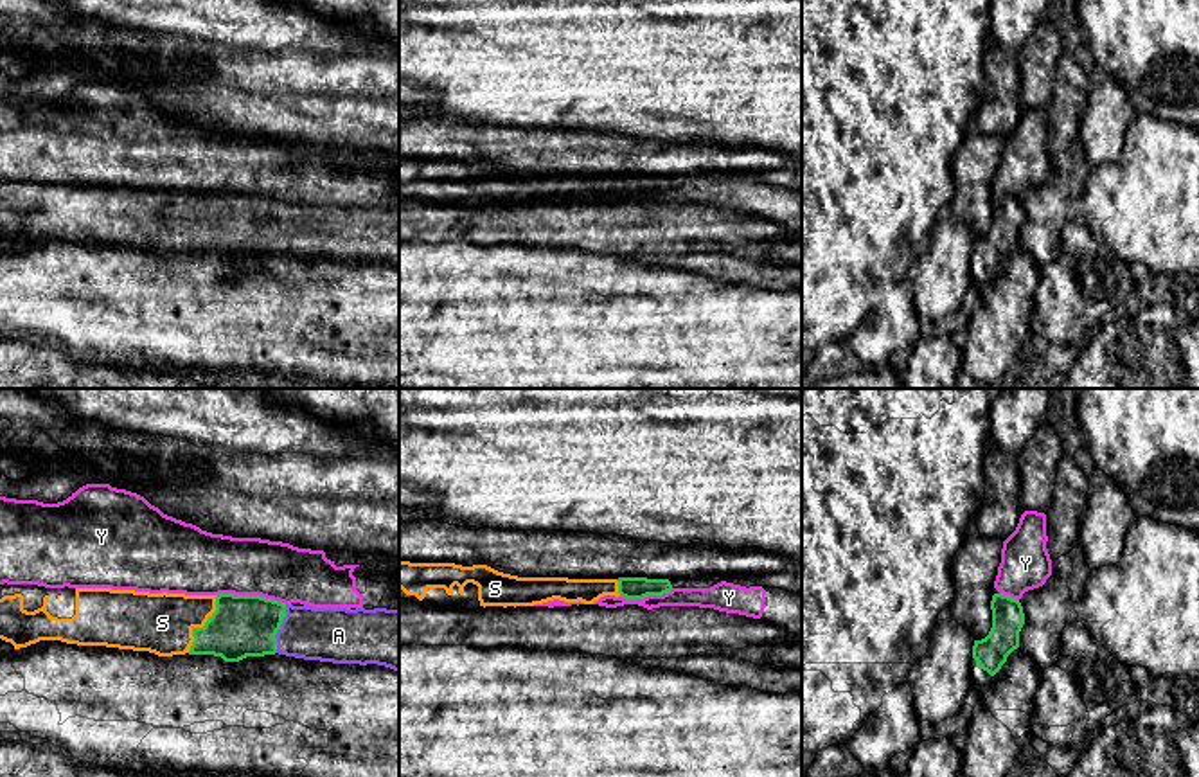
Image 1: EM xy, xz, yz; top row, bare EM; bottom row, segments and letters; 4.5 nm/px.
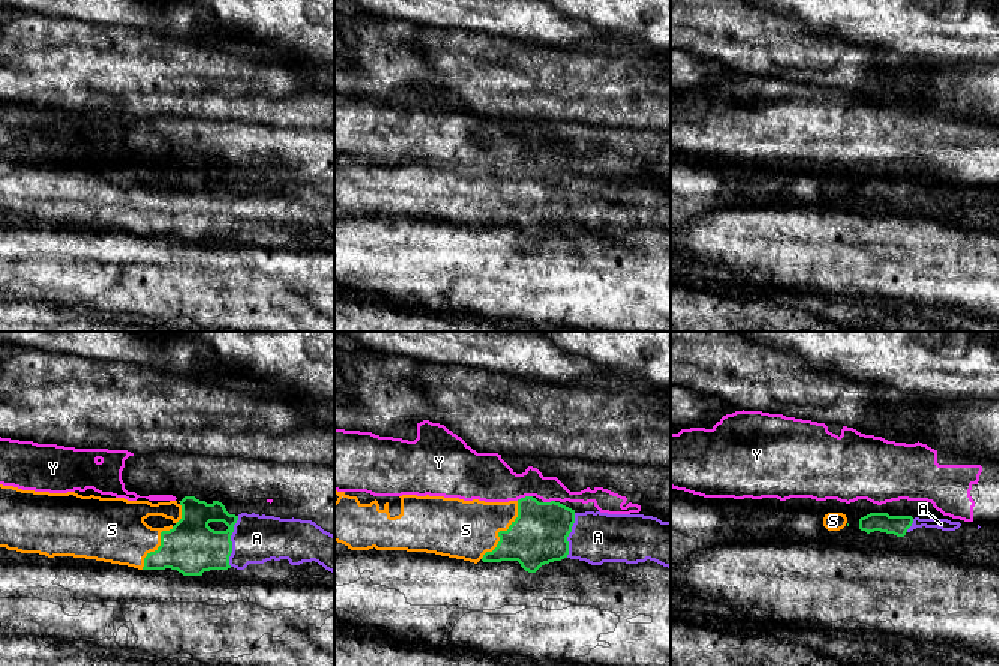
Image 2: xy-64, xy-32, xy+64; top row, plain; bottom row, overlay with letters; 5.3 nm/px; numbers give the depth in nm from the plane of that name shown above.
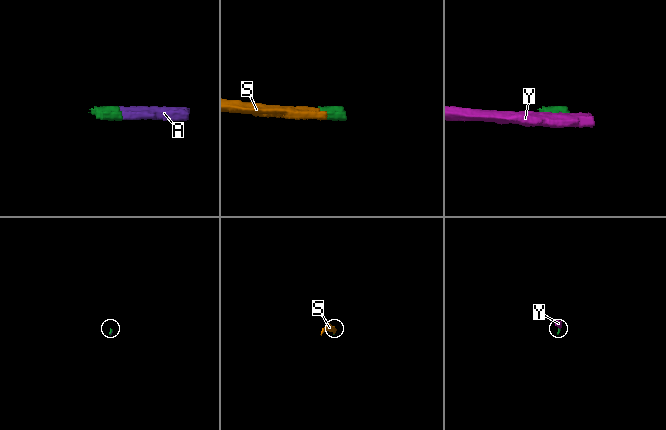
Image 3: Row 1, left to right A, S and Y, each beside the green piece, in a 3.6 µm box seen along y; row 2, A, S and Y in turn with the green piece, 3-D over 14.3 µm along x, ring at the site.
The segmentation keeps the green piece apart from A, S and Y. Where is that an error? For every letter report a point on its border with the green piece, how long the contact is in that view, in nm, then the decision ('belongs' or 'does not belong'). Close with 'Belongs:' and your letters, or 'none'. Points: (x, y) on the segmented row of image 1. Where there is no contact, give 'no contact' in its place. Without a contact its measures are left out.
A: xy (279, 628) | 220 nm | belongs
S: xy (204, 626) | 300 nm | belongs
Y: xy (252, 596) | 300 nm | does not belong
Belongs: A, S

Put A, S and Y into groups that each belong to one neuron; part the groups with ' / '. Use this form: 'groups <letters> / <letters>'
groups A S / Y

